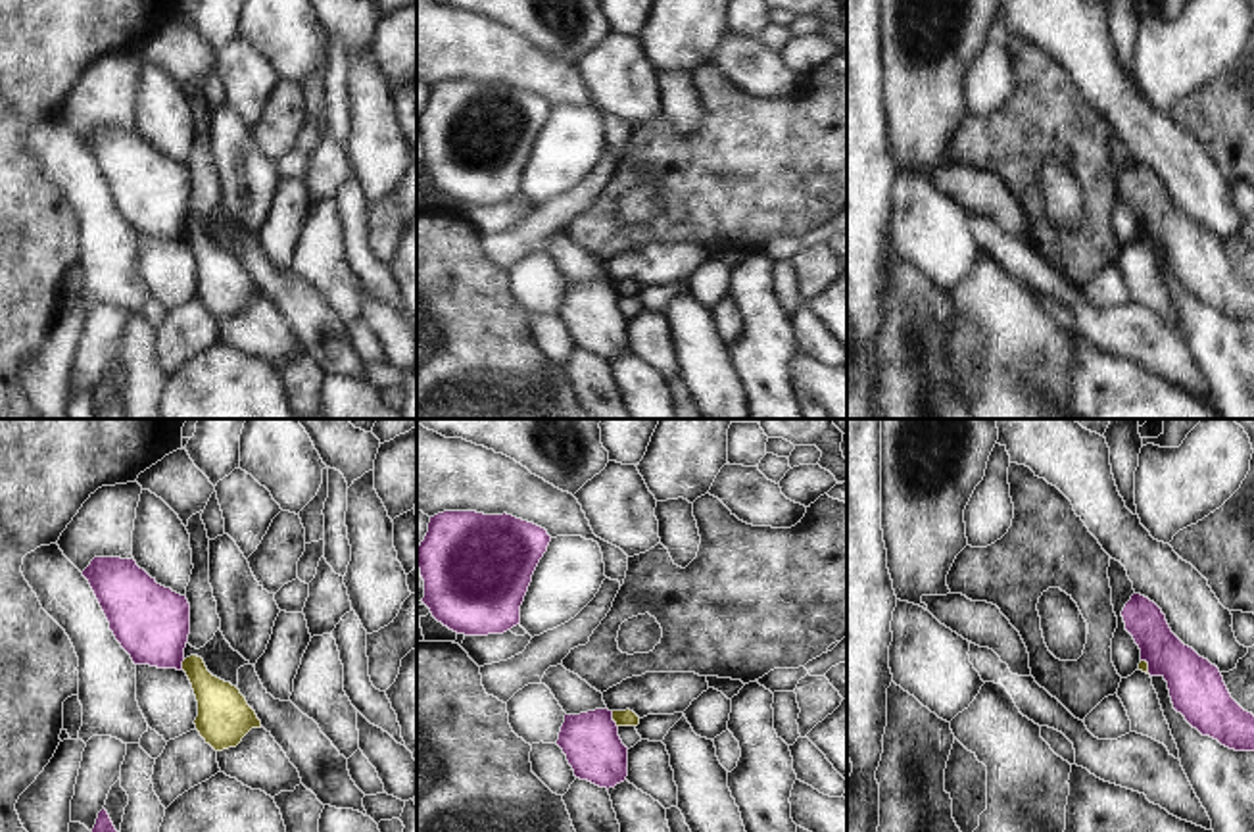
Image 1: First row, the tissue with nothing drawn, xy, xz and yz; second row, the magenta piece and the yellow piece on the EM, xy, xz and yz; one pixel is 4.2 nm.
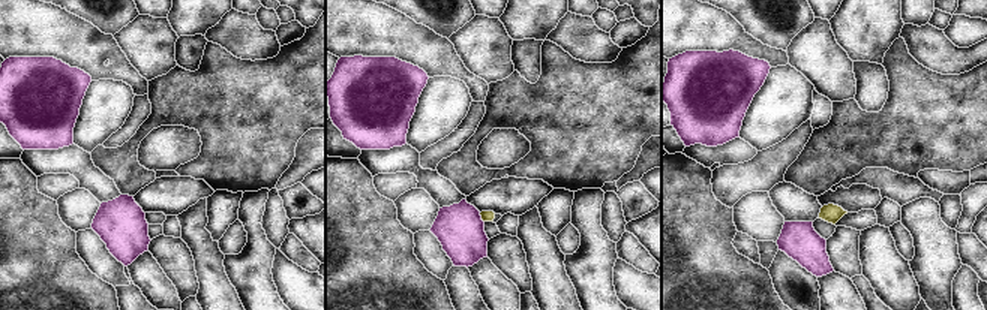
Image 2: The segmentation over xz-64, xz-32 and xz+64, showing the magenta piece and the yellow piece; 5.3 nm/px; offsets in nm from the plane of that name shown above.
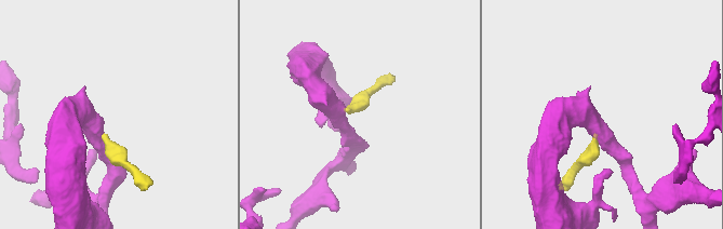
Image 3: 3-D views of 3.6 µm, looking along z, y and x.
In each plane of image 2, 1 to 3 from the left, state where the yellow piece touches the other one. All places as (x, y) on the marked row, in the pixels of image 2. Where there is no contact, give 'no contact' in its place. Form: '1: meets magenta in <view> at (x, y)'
1: no contact
2: meets magenta in xz-32 at (480, 217)
3: no contact

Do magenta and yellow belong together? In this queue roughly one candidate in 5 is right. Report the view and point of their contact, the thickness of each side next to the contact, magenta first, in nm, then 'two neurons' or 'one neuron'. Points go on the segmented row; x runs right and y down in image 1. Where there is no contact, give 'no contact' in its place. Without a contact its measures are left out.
meets magenta in xz at (611, 719); 240 nm thick on the magenta side, 70 nm on the other; two neurons

